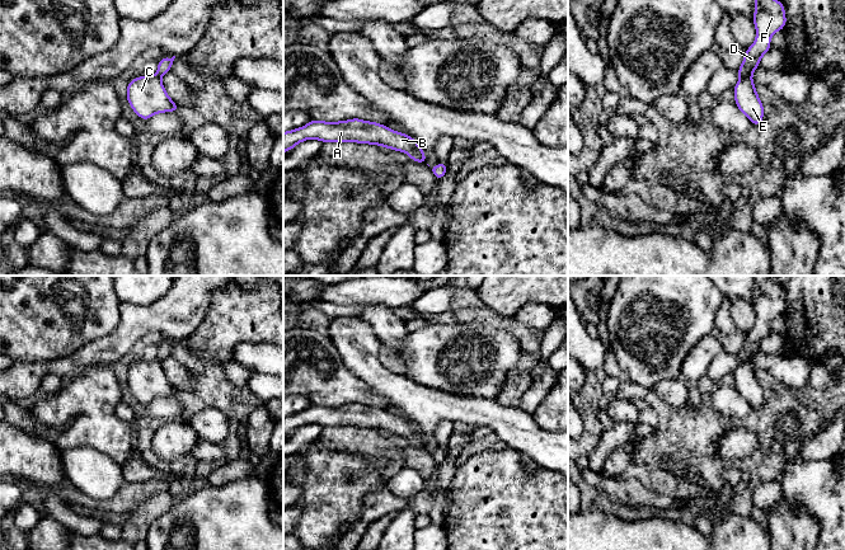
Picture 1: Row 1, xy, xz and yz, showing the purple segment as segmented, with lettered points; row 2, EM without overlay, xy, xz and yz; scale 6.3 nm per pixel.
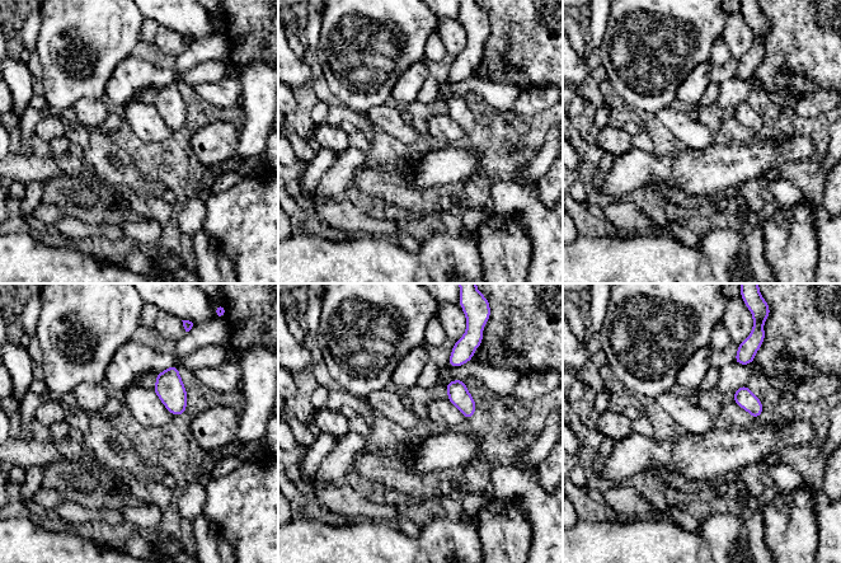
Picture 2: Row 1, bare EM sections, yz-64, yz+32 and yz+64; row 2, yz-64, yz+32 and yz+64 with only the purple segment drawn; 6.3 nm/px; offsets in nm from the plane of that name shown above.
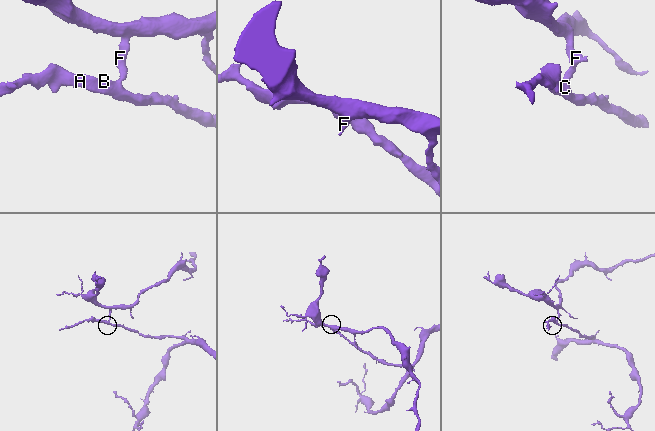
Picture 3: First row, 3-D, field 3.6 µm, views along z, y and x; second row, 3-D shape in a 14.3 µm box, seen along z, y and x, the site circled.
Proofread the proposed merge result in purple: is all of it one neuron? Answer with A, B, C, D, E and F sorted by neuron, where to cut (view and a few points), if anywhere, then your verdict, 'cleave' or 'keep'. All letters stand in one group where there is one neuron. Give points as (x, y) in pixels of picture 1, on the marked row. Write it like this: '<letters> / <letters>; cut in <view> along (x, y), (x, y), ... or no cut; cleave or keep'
A B C E / D F; cut in yz along (751, 71), (740, 76); cleave

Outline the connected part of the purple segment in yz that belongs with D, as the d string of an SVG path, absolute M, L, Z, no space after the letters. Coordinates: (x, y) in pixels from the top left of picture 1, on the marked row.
M755 0L752 20L756 28L756 39L746 50L745 58L737 70L740 76L759 67L761 57L770 51L773 34L784 29L787 17L783 3L778 0Z

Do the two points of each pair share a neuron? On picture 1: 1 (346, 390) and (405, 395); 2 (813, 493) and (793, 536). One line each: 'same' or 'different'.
1: different
2: different

